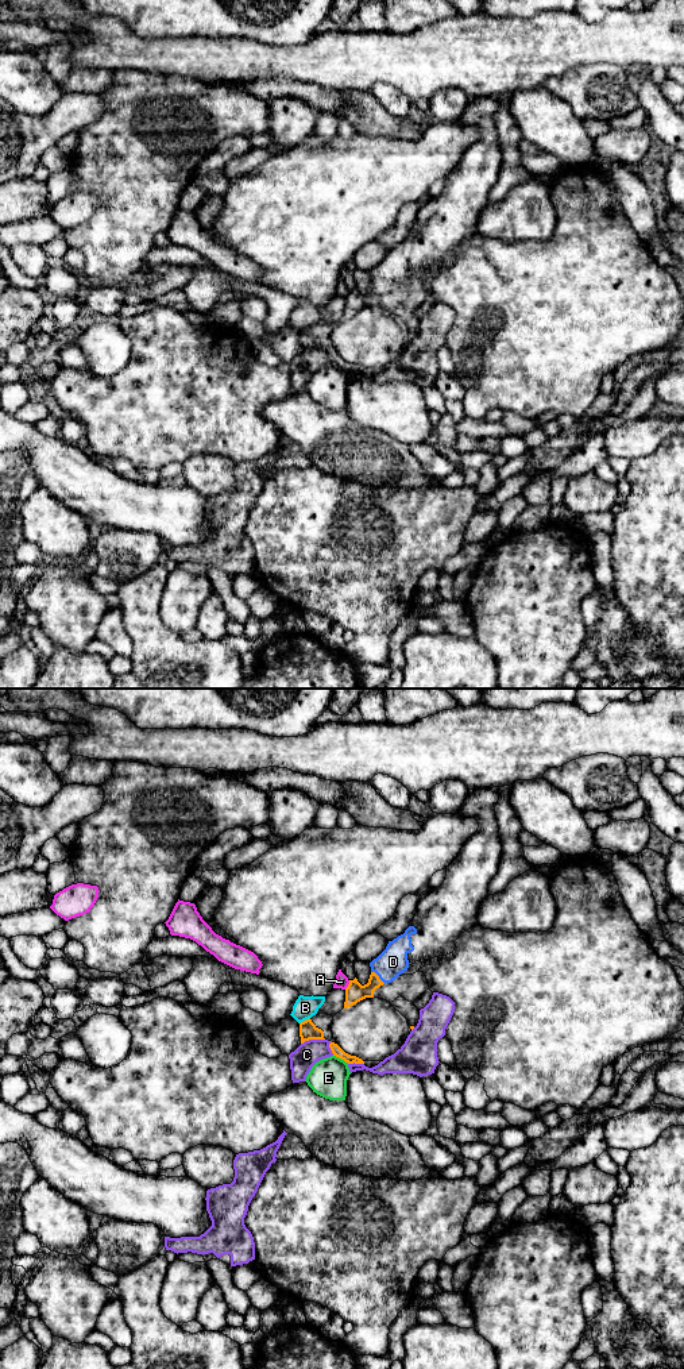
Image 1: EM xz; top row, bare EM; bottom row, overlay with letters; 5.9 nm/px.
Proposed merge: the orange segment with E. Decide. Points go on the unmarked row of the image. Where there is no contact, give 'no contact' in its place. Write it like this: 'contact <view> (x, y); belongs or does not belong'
contact xz (342, 367); does not belong

